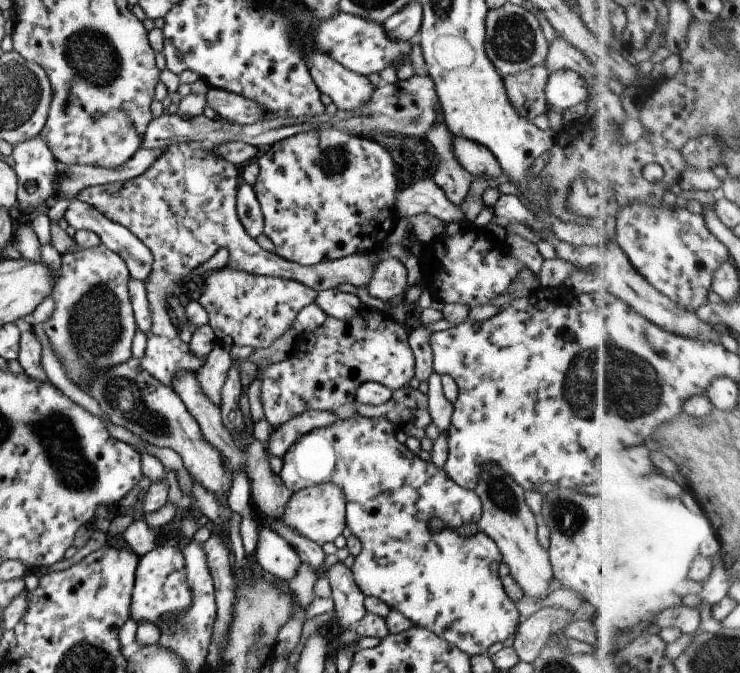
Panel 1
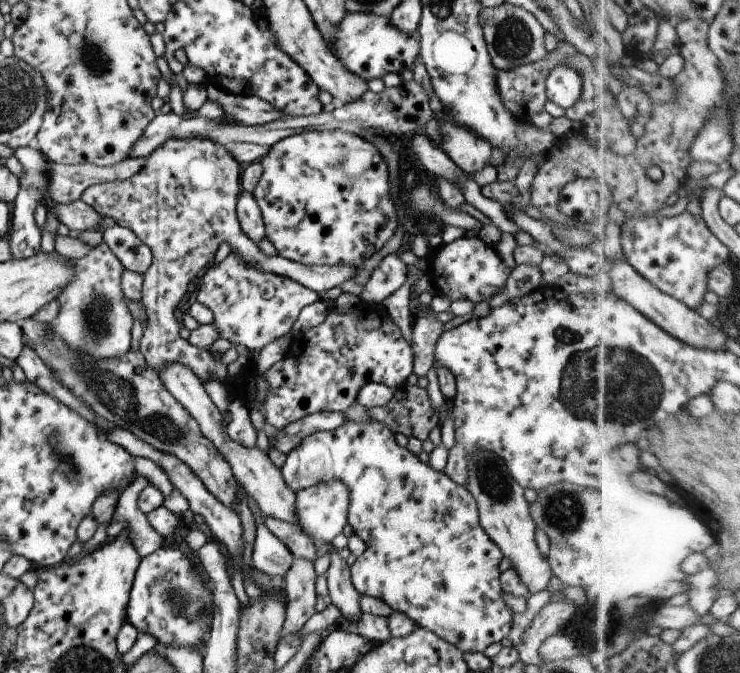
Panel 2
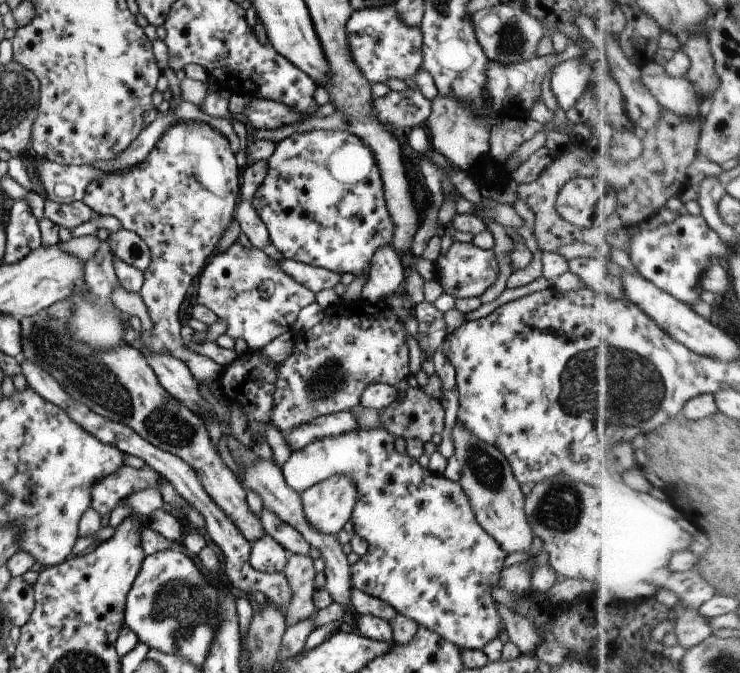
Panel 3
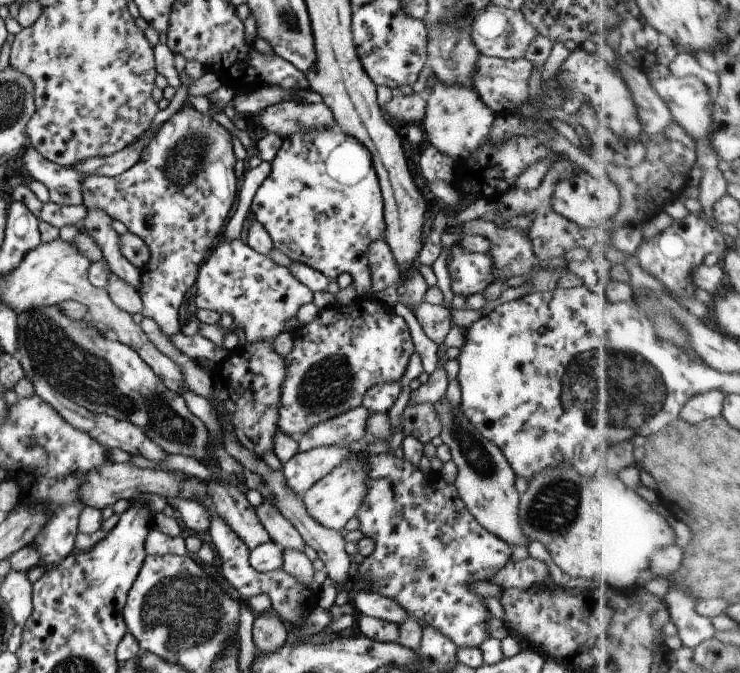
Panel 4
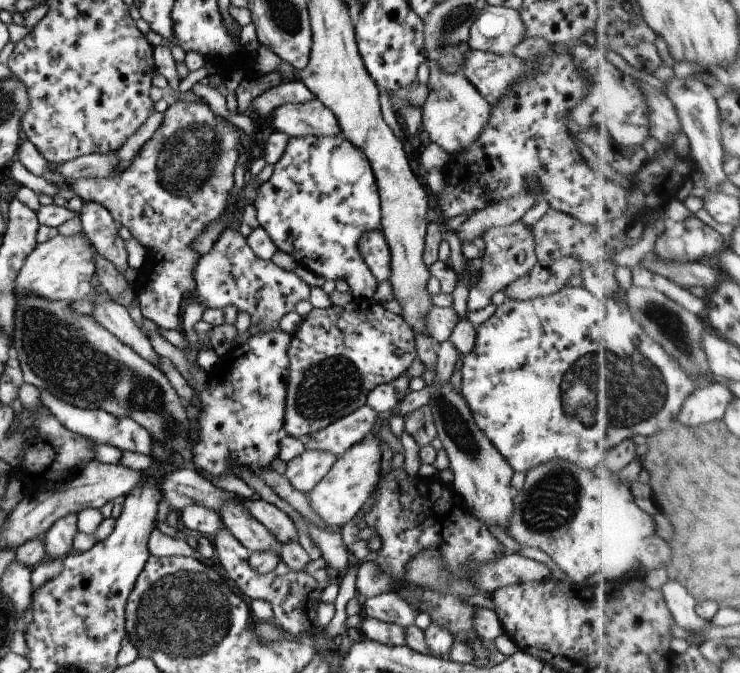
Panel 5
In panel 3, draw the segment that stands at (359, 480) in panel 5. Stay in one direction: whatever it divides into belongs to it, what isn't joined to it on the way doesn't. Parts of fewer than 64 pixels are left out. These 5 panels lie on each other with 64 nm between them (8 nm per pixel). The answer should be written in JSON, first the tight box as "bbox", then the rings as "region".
{"bbox":[299,474,355,534],"region":[[[333,474],[299,494],[305,520],[321,534],[337,534],[355,506],[355,486],[345,474]]]}

